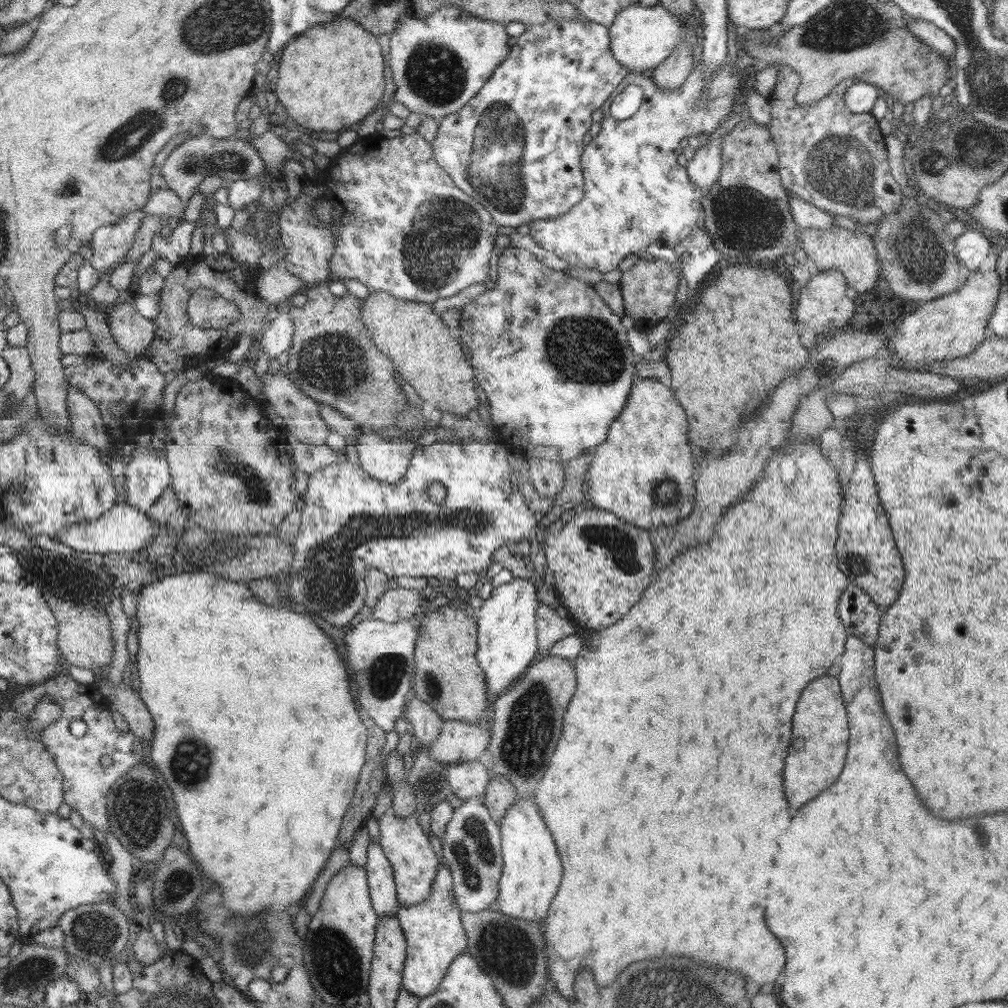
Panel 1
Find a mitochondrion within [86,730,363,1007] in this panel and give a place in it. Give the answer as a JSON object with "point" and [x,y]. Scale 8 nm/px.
{"point":[251,950]}

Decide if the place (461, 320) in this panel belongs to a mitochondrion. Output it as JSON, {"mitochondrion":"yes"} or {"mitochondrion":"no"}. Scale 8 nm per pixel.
{"mitochondrion":"no"}

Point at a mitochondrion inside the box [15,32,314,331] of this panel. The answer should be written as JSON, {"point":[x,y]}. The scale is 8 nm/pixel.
{"point":[134,133]}

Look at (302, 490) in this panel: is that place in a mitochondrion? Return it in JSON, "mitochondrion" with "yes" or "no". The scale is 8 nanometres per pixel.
{"mitochondrion":"no"}

